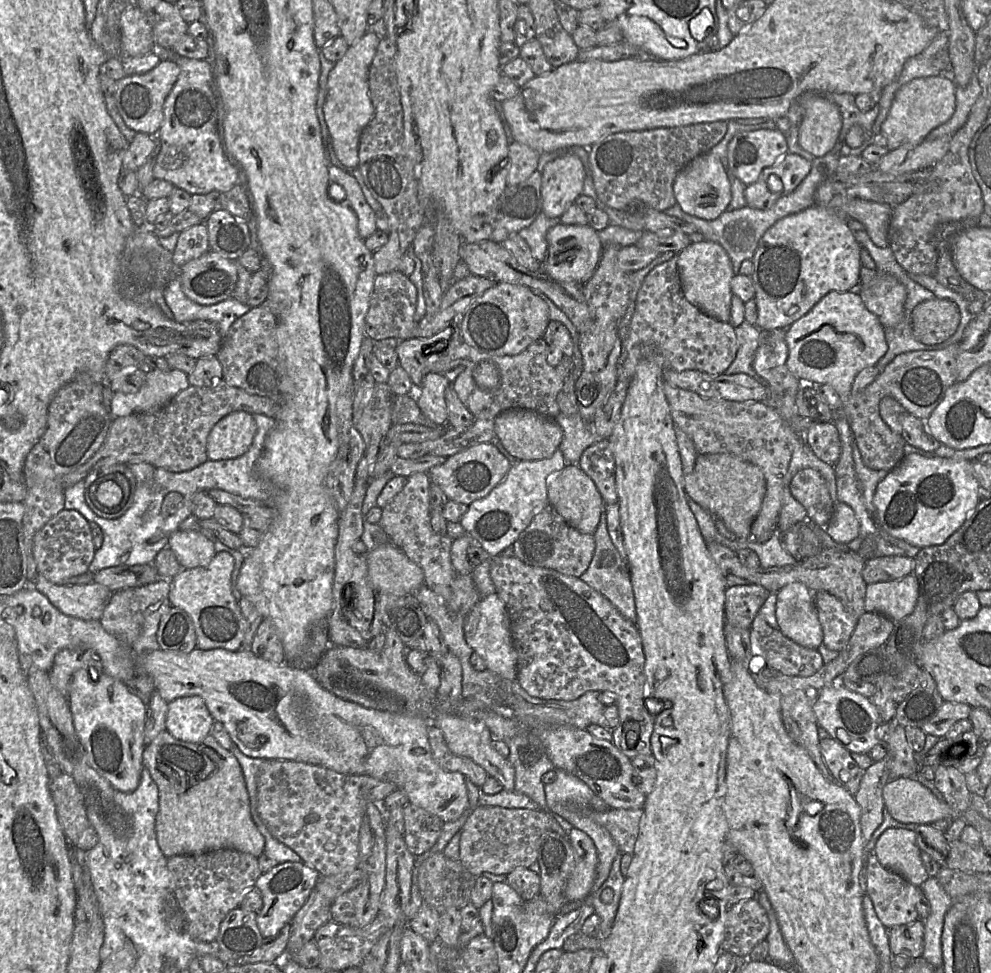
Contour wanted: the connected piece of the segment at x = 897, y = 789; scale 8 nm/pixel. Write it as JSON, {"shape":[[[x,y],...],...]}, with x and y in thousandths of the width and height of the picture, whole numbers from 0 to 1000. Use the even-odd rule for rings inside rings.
{"shape":[[[908,799],[897,803],[891,810],[891,822],[899,839],[909,846],[940,847],[950,842],[969,841],[954,822],[948,822],[923,800]]]}

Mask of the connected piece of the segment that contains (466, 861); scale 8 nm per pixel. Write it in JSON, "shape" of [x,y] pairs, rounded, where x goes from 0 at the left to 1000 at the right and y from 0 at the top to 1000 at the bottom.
{"shape":[[[481,827],[464,853],[462,884],[480,901],[489,896],[512,899],[522,891],[534,892],[542,885],[547,858],[554,854],[571,858],[563,845],[548,832]]]}

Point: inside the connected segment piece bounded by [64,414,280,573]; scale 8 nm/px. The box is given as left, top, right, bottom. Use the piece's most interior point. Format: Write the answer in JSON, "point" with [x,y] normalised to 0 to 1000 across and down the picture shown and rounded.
{"point":[136,553]}

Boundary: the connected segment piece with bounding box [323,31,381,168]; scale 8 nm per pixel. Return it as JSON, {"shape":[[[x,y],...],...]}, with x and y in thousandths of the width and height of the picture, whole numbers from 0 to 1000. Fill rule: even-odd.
{"shape":[[[370,32],[349,55],[338,65],[331,79],[331,95],[326,115],[335,143],[336,155],[349,172],[358,173],[362,168],[362,146],[366,133],[377,119],[377,110],[372,99],[372,71],[378,58],[383,38]]]}

